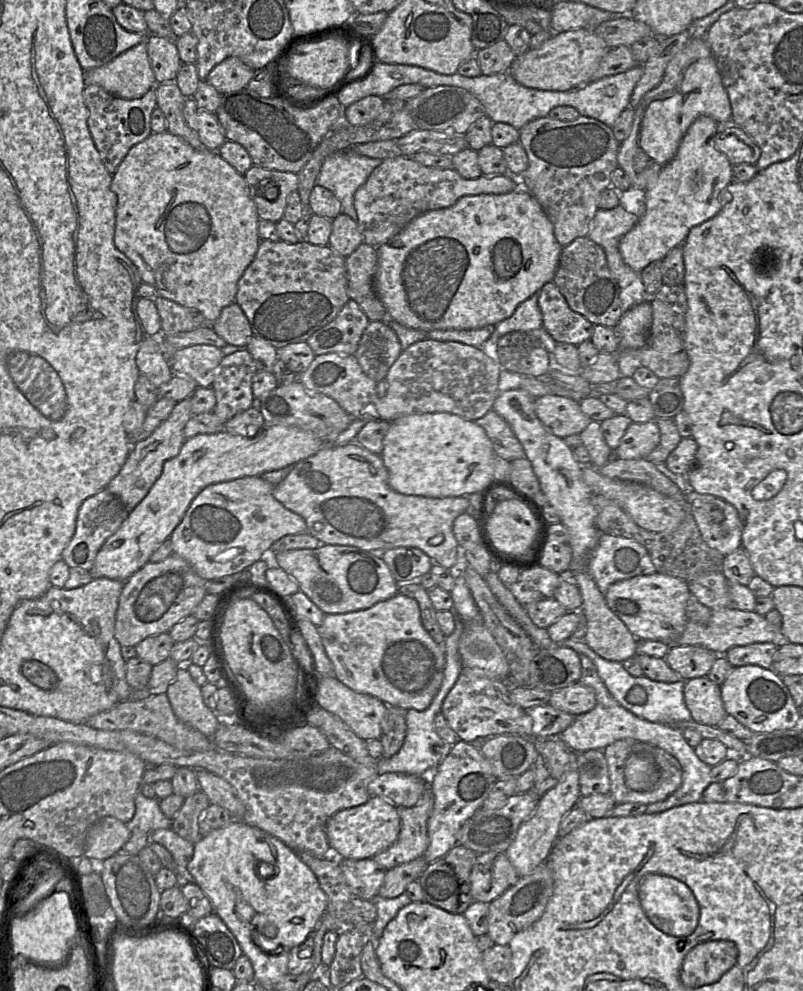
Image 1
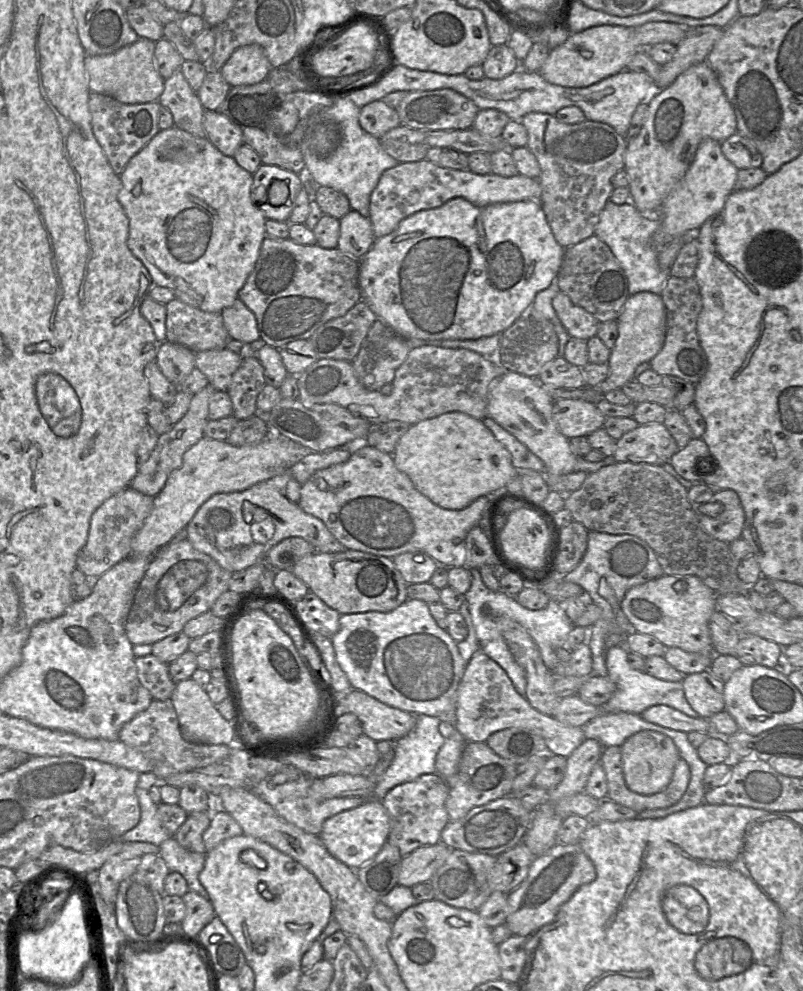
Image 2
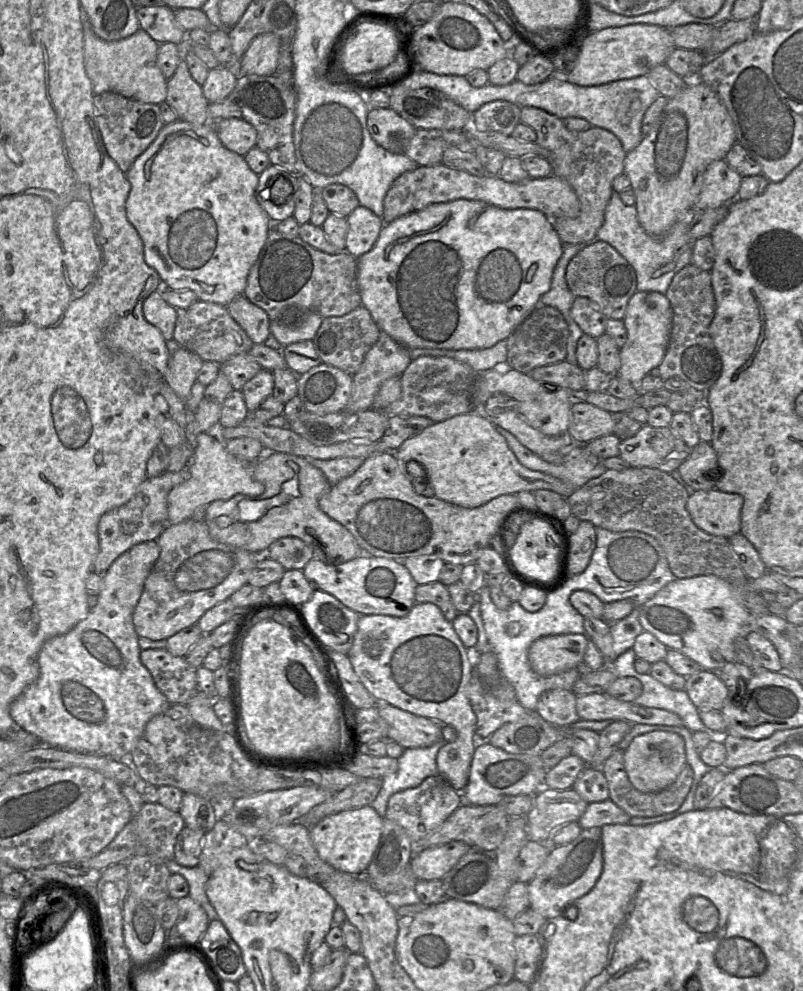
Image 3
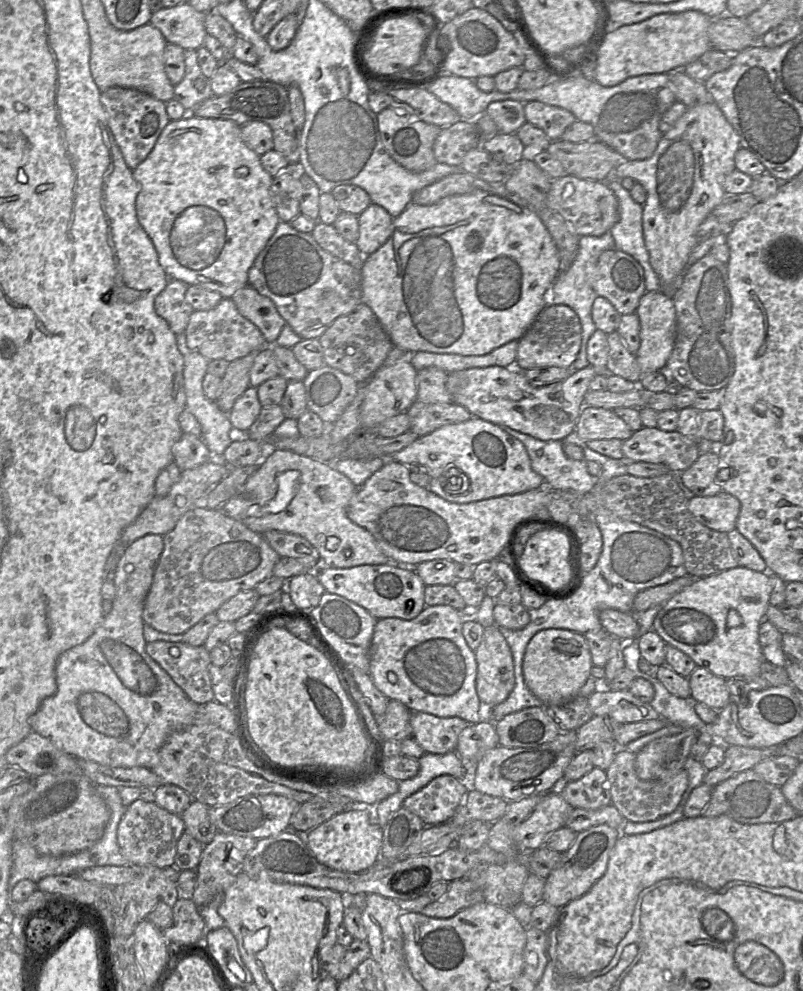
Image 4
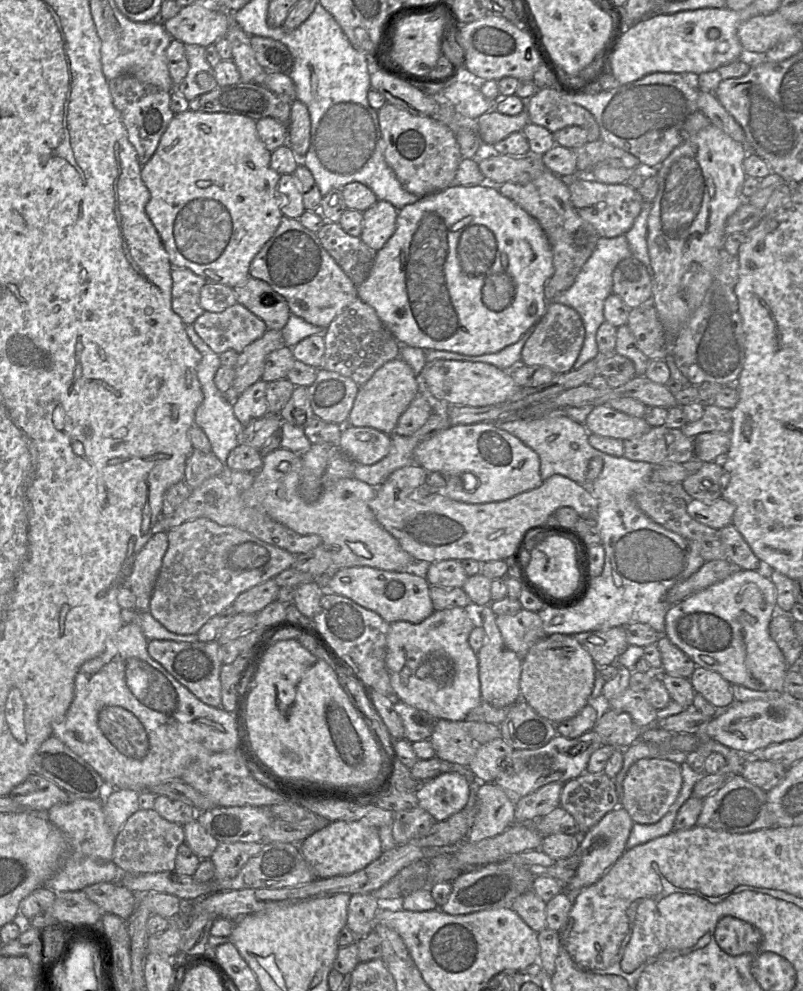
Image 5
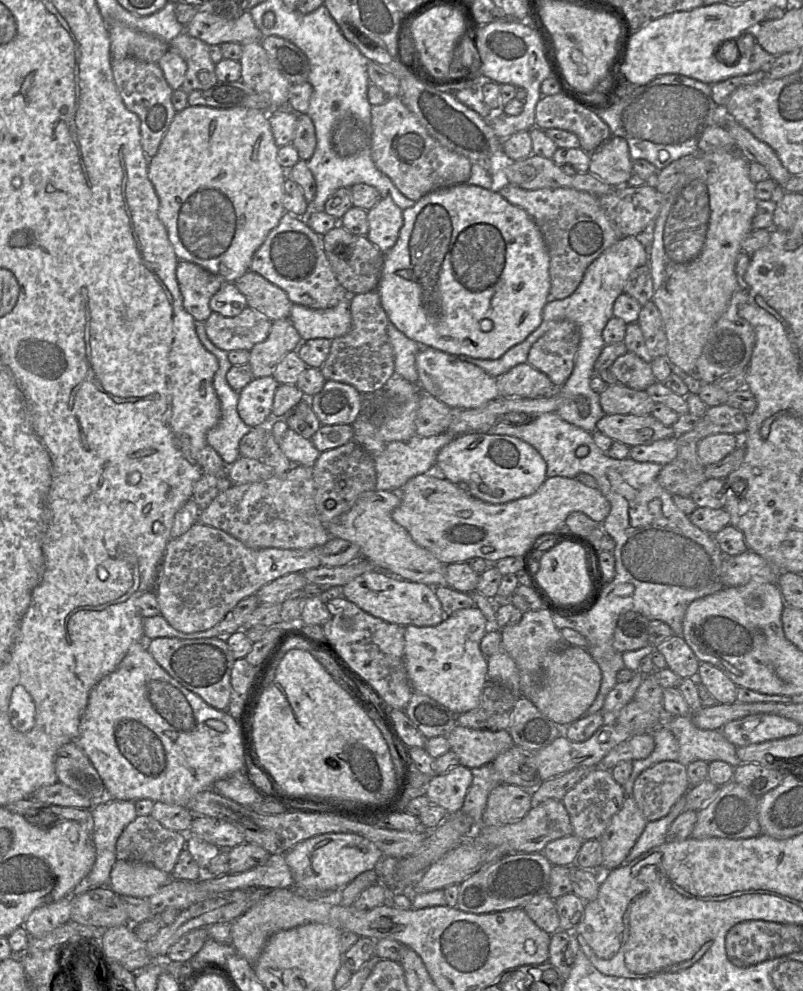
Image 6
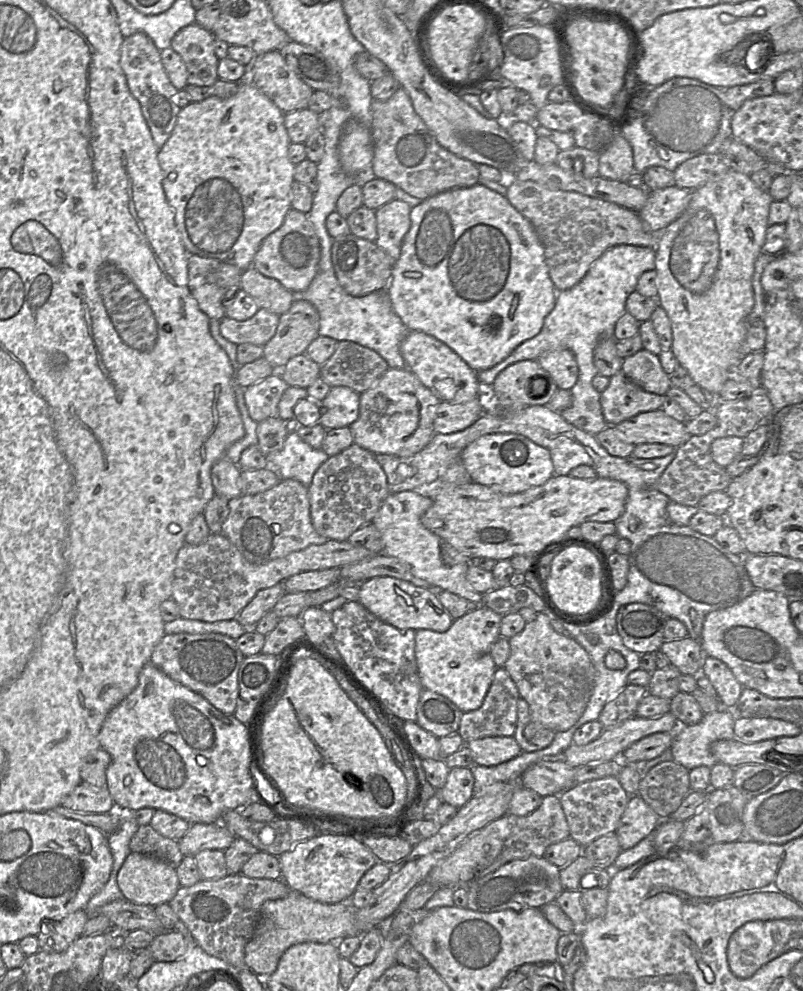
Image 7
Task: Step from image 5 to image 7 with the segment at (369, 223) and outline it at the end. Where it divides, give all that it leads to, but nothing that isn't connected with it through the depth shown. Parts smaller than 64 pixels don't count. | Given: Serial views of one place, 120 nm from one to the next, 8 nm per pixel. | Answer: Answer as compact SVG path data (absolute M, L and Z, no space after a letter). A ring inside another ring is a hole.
M394 199L375 210L378 234L375 243L393 260L400 257L403 239L411 227L411 209L409 204Z

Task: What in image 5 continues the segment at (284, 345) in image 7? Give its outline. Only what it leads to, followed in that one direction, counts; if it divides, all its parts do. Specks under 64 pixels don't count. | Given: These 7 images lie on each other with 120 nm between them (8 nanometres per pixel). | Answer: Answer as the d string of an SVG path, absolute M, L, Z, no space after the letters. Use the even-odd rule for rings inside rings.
M268 330L261 338L249 344L239 355L235 365L232 388L240 395L261 379L266 357L284 345L280 330Z

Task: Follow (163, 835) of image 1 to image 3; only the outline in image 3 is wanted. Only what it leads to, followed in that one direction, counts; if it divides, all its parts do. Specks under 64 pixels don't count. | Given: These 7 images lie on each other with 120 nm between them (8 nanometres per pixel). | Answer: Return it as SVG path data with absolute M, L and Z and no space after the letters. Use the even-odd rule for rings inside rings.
M167 860L165 864L171 874L179 874L187 880L189 884L188 896L203 907L209 920L218 920L218 914L206 894L205 887L209 876L204 870L199 865L195 867L181 866L175 860Z

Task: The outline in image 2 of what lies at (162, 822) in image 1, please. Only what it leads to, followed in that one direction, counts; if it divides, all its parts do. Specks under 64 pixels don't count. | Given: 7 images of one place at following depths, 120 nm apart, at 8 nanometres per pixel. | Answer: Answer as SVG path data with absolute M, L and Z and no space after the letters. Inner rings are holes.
M136 787L135 794L140 807L140 820L134 828L116 840L124 842L148 842L160 846L162 842L170 837L170 834L162 825L157 813L158 804L151 800L148 790Z

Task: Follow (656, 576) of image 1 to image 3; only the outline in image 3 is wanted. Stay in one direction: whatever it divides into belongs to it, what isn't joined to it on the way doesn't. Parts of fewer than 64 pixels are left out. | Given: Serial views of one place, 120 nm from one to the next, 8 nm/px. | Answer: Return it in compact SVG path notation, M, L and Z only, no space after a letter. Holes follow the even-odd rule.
M715 575L677 578L639 606L639 621L644 631L653 634L668 649L678 650L699 663L703 669L718 673L726 664L737 662L734 643L737 638L746 637L751 631L751 614L741 602L741 590Z

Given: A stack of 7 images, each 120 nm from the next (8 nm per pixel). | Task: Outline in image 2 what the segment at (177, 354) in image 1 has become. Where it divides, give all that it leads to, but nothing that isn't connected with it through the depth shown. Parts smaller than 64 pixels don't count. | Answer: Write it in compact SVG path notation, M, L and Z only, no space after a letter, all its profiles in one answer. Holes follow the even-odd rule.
M226 348L206 350L195 354L195 368L208 379L216 391L226 391L233 374L242 363L242 357Z

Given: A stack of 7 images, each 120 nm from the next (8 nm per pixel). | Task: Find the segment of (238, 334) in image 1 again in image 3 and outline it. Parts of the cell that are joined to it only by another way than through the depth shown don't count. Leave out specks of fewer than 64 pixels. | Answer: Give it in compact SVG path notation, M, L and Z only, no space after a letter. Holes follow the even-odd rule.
M243 294L234 298L226 308L254 344L265 343L271 333L269 318L263 309L253 304Z

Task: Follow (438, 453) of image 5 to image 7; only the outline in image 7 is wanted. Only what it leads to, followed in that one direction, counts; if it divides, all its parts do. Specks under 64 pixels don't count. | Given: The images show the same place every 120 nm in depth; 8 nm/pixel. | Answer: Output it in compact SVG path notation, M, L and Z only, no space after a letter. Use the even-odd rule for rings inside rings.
M515 433L483 435L470 443L461 452L460 458L473 482L504 494L520 493L531 487L540 486L554 475L549 450Z

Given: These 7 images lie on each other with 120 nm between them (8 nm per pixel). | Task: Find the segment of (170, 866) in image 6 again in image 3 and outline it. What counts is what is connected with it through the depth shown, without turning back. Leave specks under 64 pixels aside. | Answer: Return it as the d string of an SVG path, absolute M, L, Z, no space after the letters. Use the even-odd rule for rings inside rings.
M144 803L136 822L136 835L146 852L162 860L175 860L175 843L185 827L181 815L160 803Z

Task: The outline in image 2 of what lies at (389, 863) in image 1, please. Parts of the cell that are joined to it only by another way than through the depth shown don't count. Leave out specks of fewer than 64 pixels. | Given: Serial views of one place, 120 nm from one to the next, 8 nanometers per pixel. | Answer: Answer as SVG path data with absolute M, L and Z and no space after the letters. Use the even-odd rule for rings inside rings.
M437 772L397 785L386 794L382 802L390 817L387 842L396 846L402 857L419 847L433 846L440 842L441 833L450 821L446 809L448 795L449 787L446 780Z

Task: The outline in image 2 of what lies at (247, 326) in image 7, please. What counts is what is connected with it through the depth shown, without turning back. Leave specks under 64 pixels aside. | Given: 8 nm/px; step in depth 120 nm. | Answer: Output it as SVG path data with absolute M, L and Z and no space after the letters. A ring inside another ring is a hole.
M178 299L166 305L166 341L198 353L220 350L232 340L220 313L205 312Z

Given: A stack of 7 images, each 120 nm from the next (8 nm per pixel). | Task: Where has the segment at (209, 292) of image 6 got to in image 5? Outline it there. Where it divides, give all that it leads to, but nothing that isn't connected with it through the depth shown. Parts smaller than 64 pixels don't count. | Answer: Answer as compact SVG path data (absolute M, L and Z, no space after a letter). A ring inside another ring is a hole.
M172 268L172 310L185 325L193 324L203 314L199 296L206 280L187 268Z

